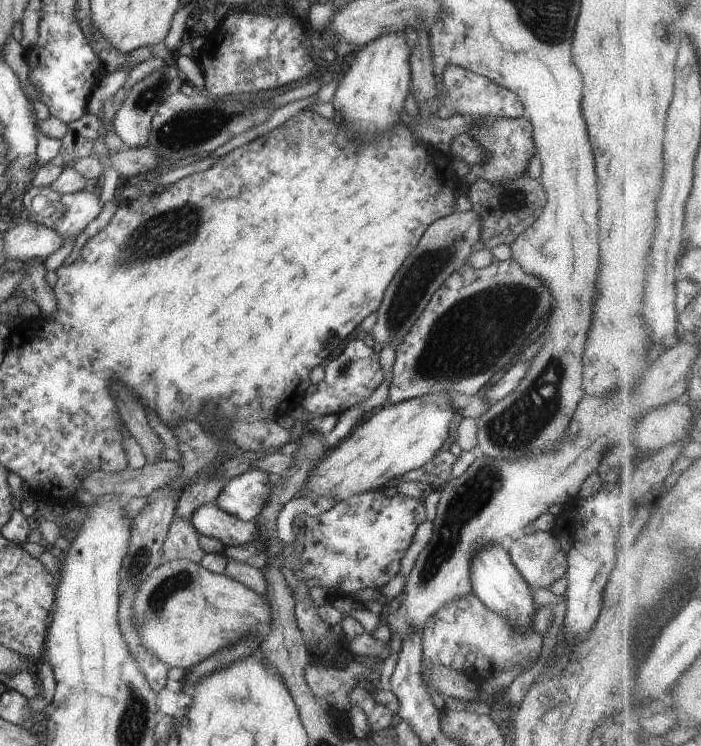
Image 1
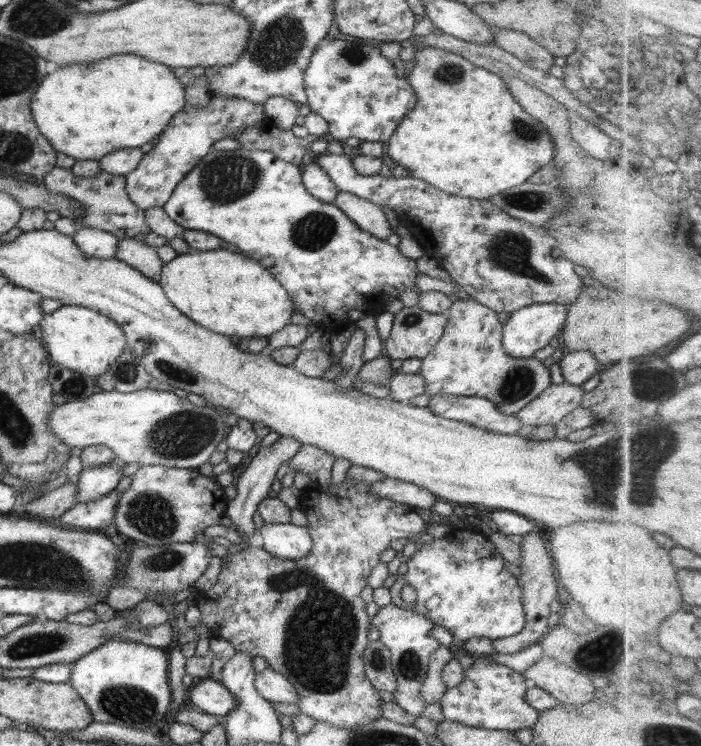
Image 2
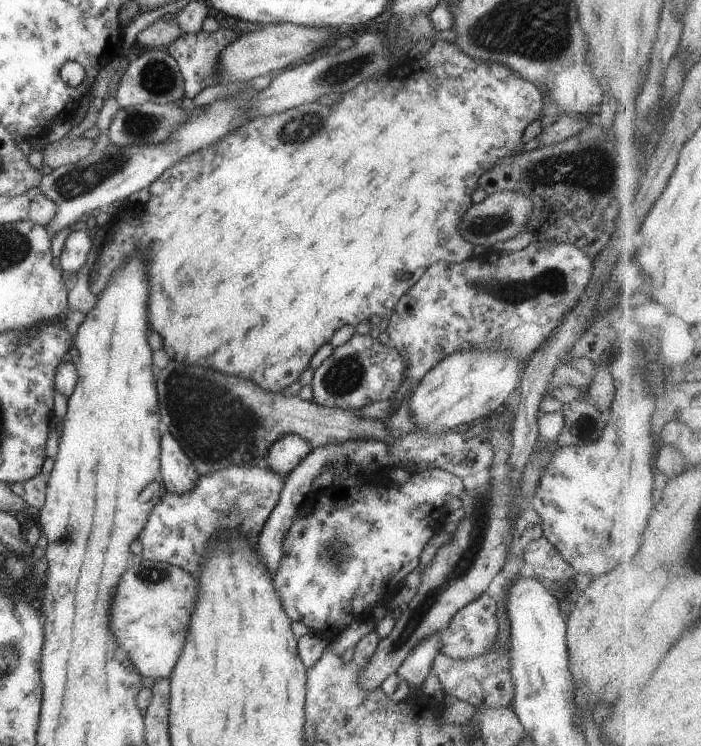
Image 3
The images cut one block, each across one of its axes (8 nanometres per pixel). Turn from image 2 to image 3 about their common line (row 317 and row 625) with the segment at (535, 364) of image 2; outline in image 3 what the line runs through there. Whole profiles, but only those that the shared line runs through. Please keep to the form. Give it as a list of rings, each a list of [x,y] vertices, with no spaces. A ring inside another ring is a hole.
[[[481,595],[475,602],[462,608],[450,620],[448,626],[440,634],[439,650],[440,654],[452,659],[473,659],[493,648],[498,636],[498,618],[496,611],[498,606],[489,595]]]

